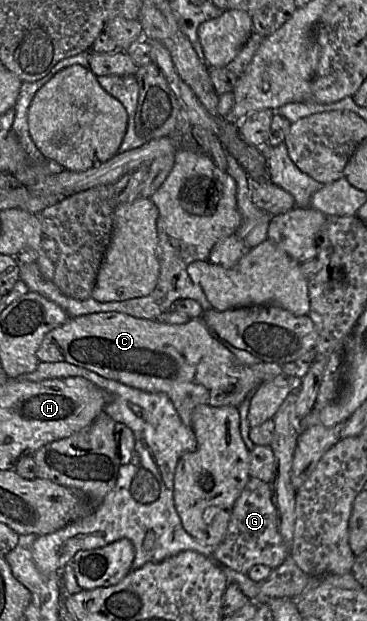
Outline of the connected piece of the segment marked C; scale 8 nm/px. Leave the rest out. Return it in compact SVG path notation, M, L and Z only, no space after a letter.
M120 312L69 317L67 322L44 336L37 357L41 362L68 362L142 391L164 393L187 426L191 425L191 413L195 406L206 404L213 407L239 407L249 392L283 374L278 363L261 361L254 365L242 364L200 319L191 319L184 324L168 324Z

